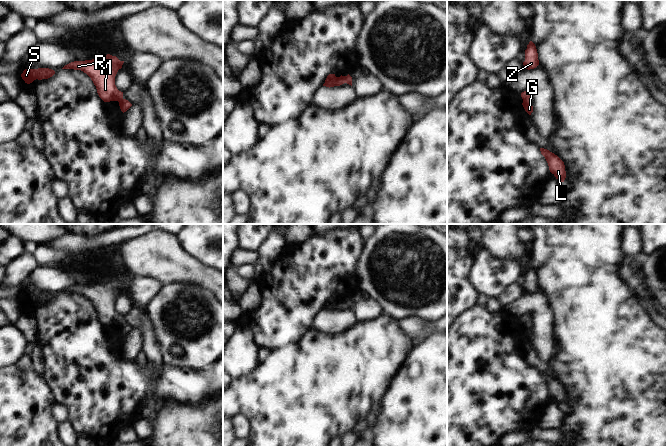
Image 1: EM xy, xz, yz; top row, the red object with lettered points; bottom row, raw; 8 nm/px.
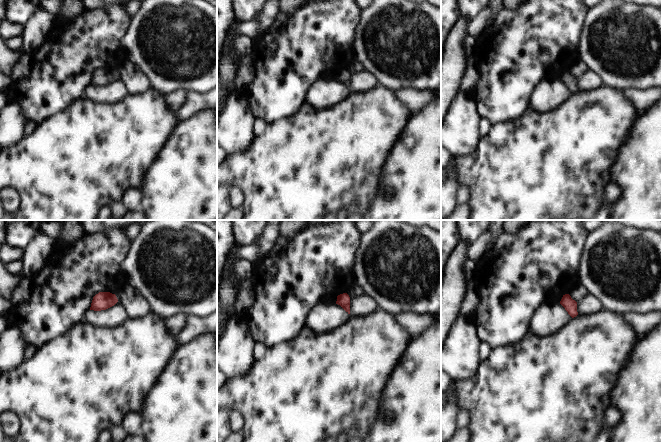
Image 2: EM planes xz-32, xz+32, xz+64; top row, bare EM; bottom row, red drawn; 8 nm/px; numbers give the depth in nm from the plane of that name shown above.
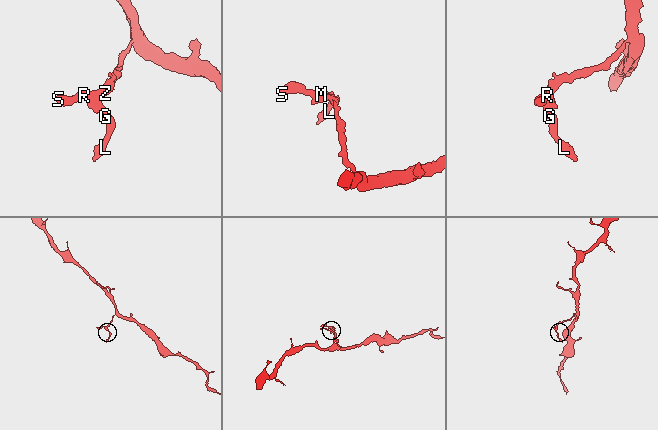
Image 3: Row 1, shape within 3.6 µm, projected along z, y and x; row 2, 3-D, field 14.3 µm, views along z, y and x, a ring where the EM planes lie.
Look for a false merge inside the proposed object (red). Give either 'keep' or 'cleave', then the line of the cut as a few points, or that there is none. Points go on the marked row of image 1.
keep; no cut

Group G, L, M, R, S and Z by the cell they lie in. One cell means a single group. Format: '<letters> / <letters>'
G L M R S Z

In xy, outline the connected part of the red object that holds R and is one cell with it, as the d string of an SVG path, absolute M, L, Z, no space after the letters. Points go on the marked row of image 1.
M107 54L92 60L71 62L62 69L81 70L86 73L96 86L99 97L104 102L118 101L124 113L132 104L123 98L123 92L119 91L115 85L115 76L123 63L124 61L120 61L116 56Z

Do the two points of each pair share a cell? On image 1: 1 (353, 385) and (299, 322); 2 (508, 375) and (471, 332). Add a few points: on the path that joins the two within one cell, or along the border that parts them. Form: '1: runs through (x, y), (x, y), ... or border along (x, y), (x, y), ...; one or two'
1: border along (310, 327), (295, 341), (286, 344); two
2: runs through (497, 364), (480, 347), (479, 343); one

